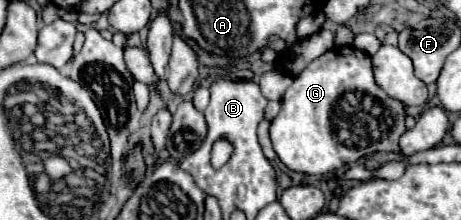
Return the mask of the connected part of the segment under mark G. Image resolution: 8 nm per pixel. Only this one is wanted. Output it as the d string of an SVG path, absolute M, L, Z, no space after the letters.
M353 48L329 50L323 56L315 58L285 90L281 100L281 112L271 122L269 134L273 142L273 150L279 160L295 172L303 174L327 174L343 168L345 164L357 162L367 154L375 152L397 152L399 138L405 132L405 110L401 102L389 98L373 80L371 58Z

